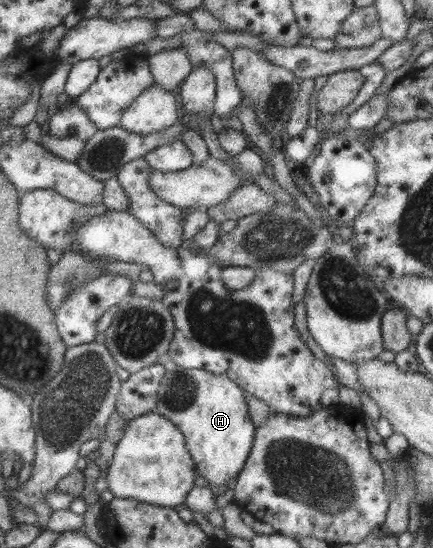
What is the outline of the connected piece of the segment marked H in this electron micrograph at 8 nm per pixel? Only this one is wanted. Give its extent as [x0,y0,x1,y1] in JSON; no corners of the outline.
[154,369,254,488]

